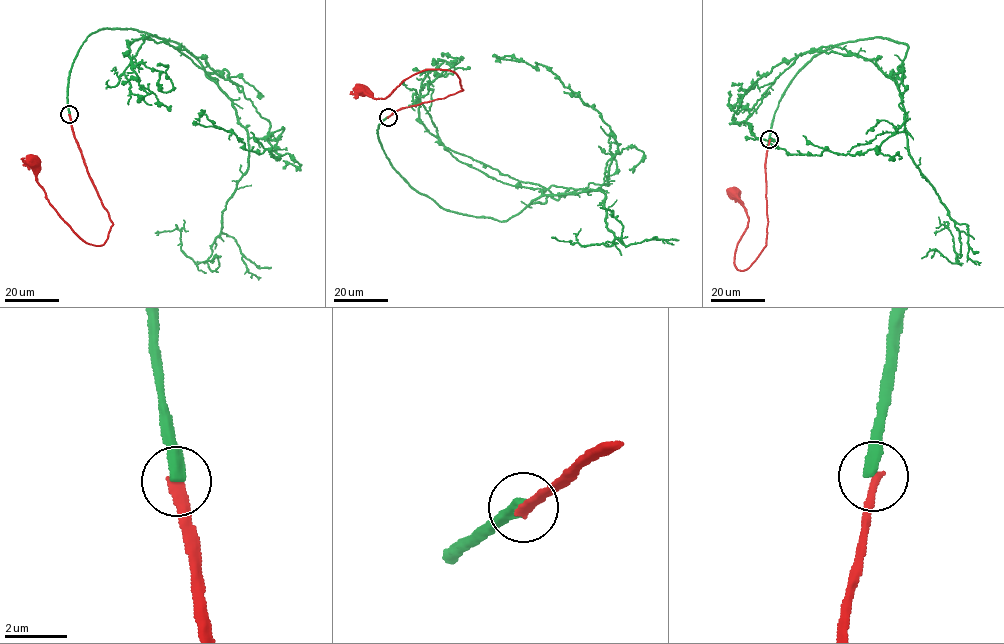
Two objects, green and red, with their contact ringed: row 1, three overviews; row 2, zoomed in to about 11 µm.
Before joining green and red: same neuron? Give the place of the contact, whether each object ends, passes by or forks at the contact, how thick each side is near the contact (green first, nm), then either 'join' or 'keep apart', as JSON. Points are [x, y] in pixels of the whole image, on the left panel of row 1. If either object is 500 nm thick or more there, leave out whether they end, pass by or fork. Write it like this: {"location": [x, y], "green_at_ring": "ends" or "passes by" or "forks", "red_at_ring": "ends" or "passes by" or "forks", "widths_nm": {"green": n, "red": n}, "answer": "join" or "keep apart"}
{"location": [69, 114], "green_at_ring": "ends", "red_at_ring": "ends", "widths_nm": {"green": 400, "red": 320}, "answer": "keep apart"}

